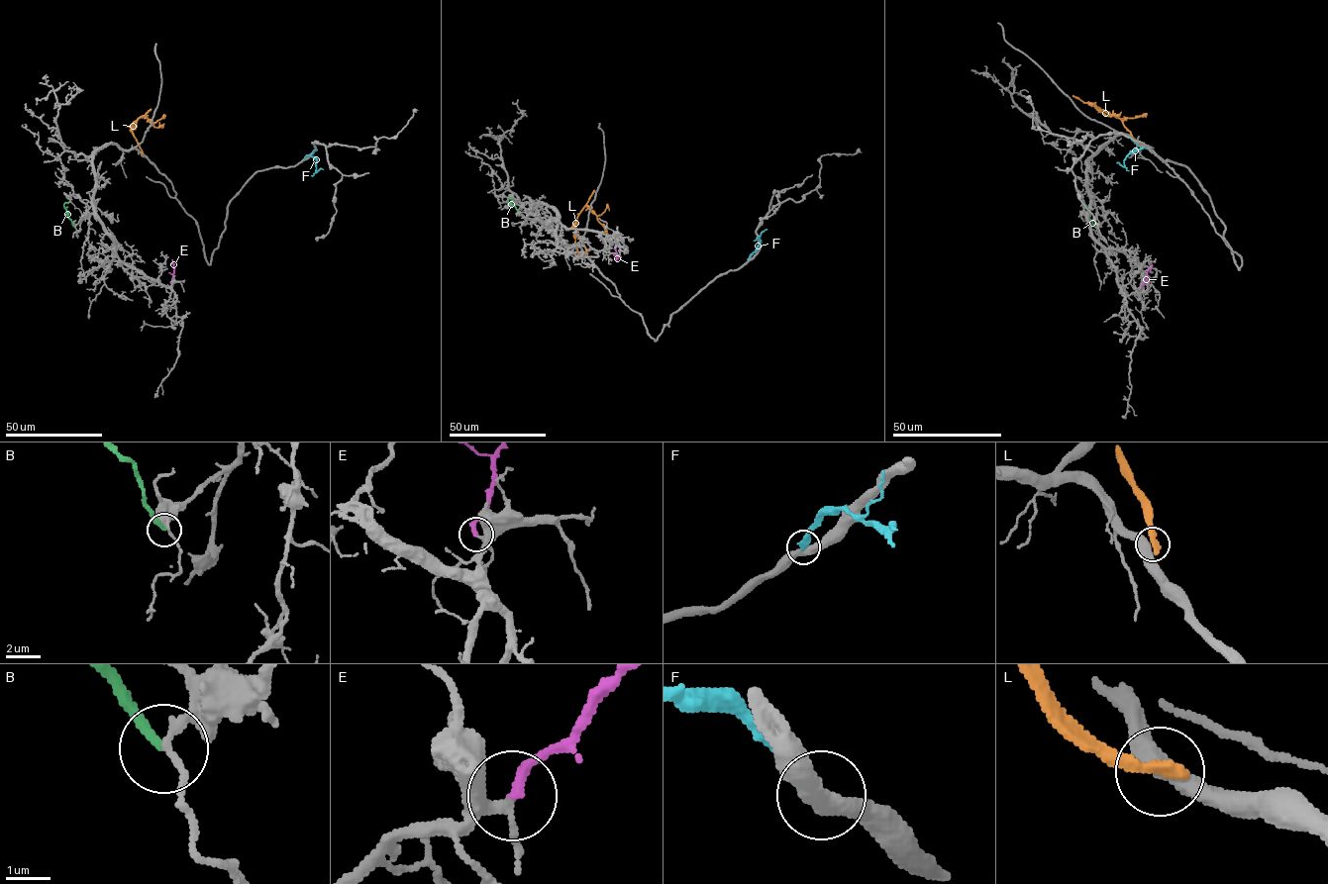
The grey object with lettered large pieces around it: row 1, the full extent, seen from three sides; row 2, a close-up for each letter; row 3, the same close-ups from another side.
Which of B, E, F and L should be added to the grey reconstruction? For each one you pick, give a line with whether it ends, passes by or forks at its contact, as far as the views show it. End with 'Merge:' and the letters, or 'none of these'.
E: it ends
Merge: E

